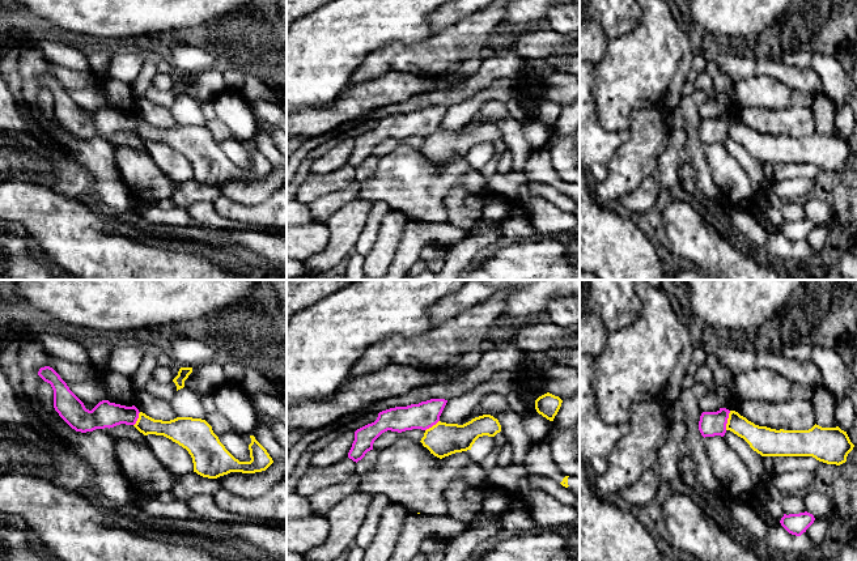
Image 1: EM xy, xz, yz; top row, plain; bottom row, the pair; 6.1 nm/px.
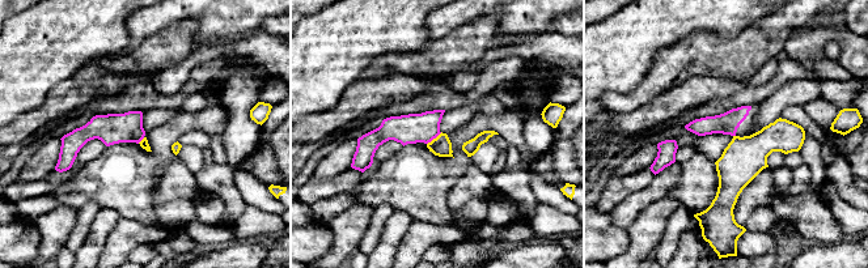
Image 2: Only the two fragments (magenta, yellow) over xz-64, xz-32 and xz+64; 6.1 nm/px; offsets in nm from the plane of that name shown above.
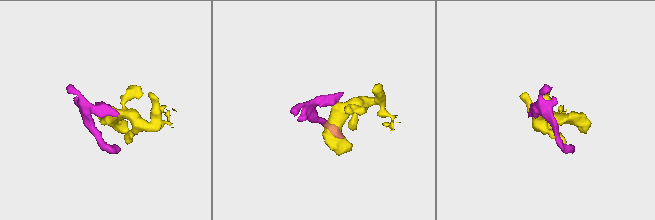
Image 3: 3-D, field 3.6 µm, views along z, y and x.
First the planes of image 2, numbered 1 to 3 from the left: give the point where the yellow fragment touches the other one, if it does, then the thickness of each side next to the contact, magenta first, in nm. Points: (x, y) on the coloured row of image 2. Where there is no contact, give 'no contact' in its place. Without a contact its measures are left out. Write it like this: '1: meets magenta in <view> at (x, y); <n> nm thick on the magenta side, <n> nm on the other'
1: meets magenta in xz-64 at (140, 140); 190 nm thick on the magenta side, 50 nm on the other
2: meets magenta in xz-32 at (434, 137); 180 nm thick on the magenta side, 120 nm on the other
3: no contact

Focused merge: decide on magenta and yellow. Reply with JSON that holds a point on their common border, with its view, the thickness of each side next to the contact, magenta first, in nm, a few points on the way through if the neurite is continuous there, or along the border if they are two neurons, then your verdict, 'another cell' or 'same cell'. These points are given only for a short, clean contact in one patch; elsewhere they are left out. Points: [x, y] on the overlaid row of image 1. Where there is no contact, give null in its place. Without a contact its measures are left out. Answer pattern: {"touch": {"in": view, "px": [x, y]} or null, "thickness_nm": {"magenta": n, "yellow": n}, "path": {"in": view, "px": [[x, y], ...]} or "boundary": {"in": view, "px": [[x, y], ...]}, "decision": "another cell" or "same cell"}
{"touch": {"in": "yz", "px": [726, 420]}, "thickness_nm": {"magenta": 150, "yellow": 160}, "boundary": {"in": "yz", "px": [[730, 411], [725, 429]]}, "decision": "another cell"}

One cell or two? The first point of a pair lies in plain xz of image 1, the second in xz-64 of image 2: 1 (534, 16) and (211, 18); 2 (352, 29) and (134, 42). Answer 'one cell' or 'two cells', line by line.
1: one cell
2: two cells

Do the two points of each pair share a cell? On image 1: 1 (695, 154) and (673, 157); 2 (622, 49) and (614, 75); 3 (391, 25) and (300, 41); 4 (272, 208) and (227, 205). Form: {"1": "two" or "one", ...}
{"1": "two", "2": "one", "3": "one", "4": "one"}

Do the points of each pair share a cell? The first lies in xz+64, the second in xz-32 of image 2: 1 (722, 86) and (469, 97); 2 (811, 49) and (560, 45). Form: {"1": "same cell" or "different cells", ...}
{"1": "different cells", "2": "same cell"}

